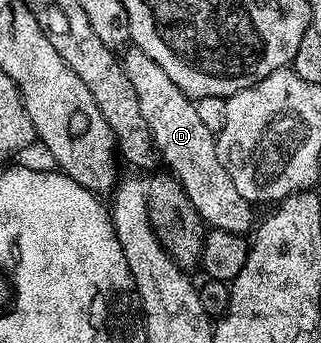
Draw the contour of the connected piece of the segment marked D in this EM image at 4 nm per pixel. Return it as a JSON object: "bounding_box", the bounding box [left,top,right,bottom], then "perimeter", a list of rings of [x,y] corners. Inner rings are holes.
{"bounding_box":[124,46,254,236],"perimeter":[[[129,46],[124,53],[124,72],[126,77],[130,77],[130,85],[134,85],[138,105],[142,108],[142,117],[146,117],[146,125],[150,125],[156,153],[163,166],[165,163],[168,166],[165,168],[180,182],[182,189],[186,189],[190,205],[198,209],[200,218],[209,228],[247,236],[254,227],[253,208],[245,199],[240,198],[238,189],[234,189],[234,181],[230,181],[230,173],[222,169],[222,161],[218,161],[216,152],[216,136],[202,121],[202,117],[198,117],[196,103],[184,95],[182,89],[178,89],[178,85],[174,85],[174,81],[166,77],[162,65],[142,53],[140,47]]]}

